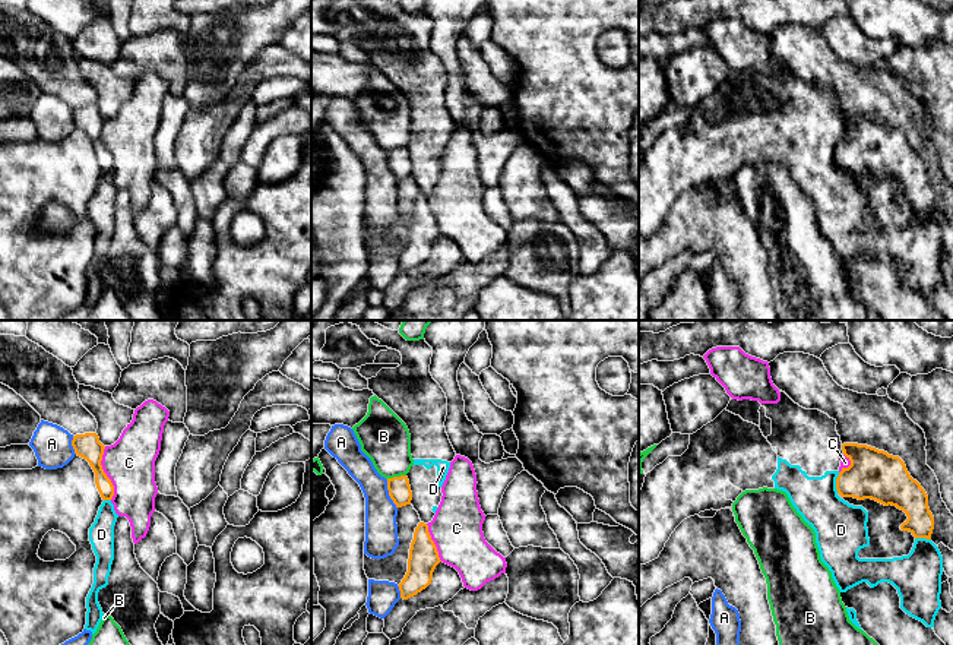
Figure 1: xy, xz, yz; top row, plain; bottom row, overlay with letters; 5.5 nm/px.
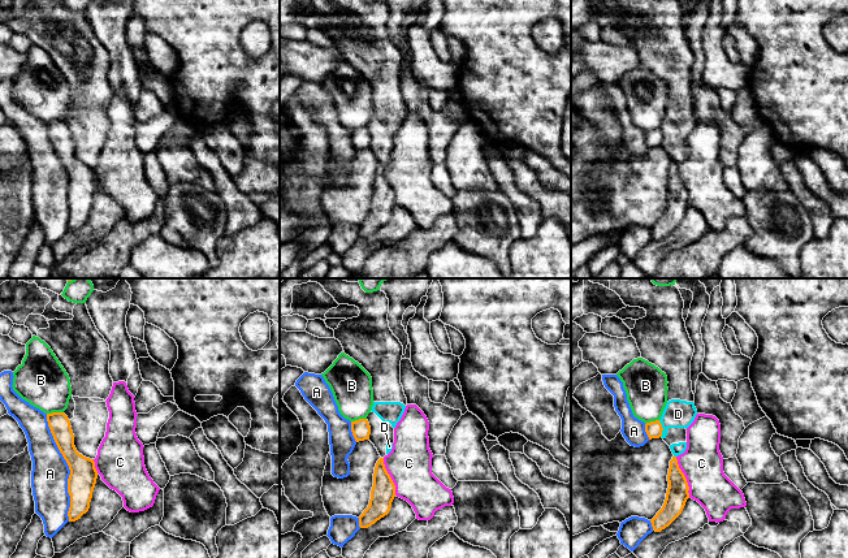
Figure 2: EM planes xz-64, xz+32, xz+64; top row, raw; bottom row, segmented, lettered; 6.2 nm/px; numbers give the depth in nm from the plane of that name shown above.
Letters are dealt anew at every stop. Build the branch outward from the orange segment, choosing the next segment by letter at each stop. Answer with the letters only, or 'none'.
none

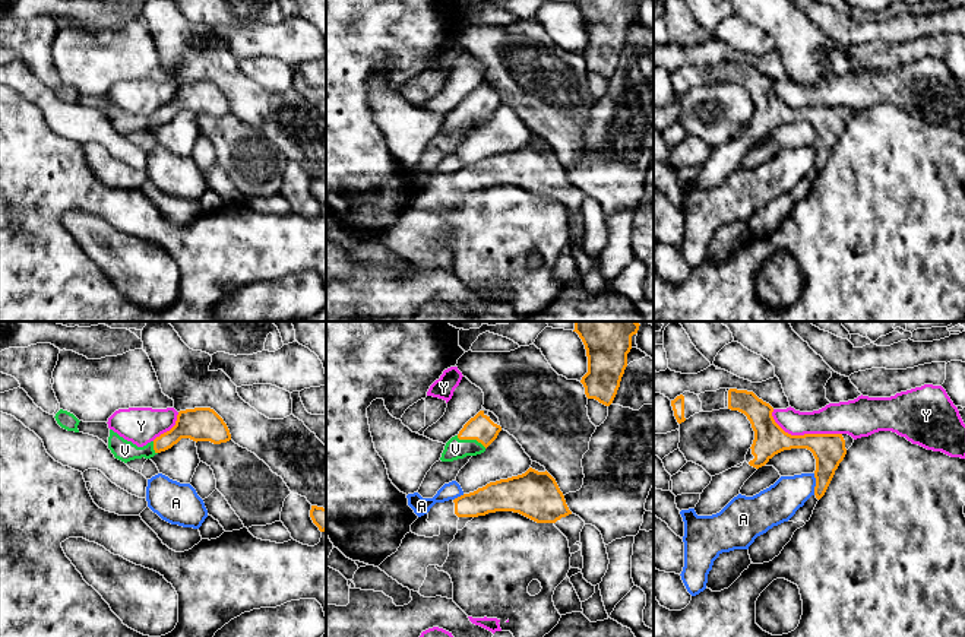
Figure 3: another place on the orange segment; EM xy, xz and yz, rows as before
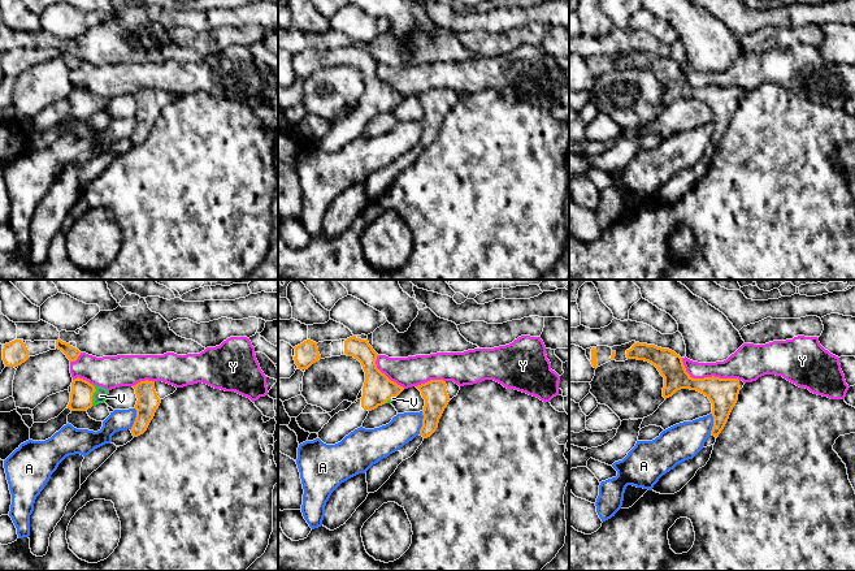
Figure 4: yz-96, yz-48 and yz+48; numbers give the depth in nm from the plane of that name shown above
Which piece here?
V

